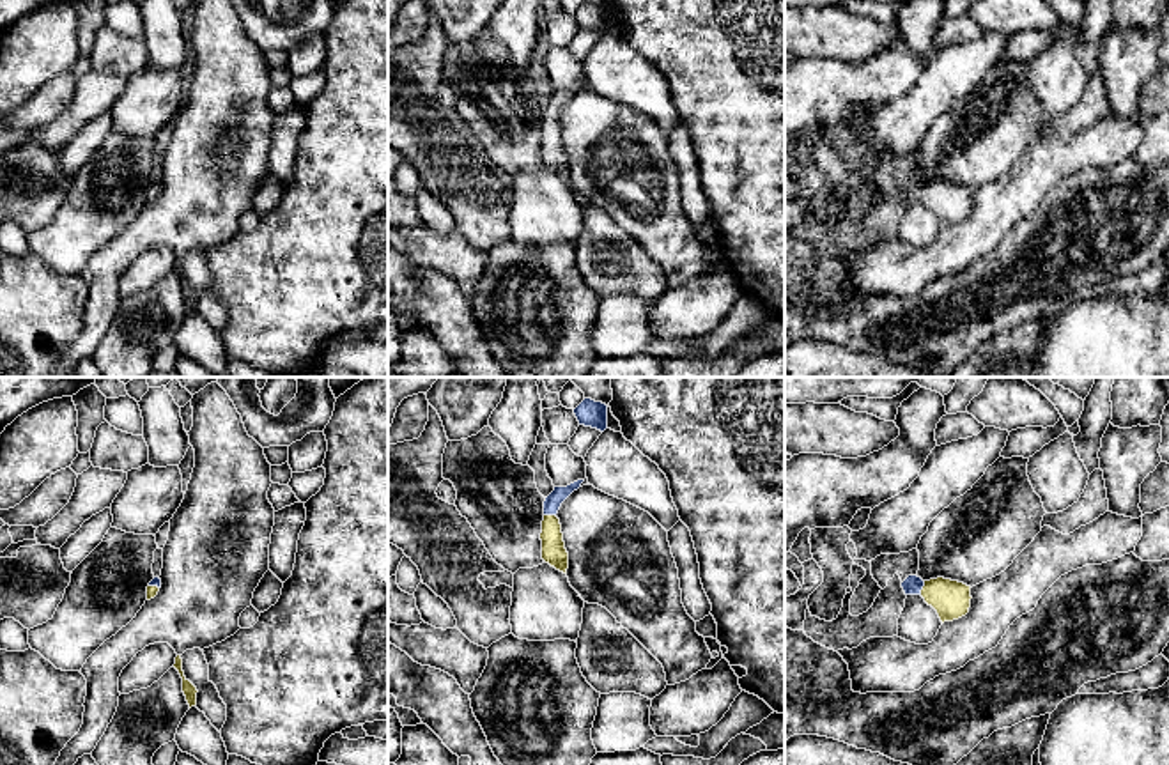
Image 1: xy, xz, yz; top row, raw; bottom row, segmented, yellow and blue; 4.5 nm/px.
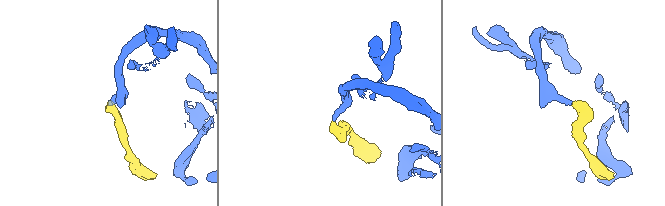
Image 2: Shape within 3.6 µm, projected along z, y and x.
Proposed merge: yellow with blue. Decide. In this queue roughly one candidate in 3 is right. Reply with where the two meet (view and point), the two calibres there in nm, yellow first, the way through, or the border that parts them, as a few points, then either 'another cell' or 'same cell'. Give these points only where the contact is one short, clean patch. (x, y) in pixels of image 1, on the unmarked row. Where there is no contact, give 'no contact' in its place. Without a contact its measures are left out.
contact yz (923, 192); calibres 170 and 90 nm; way yz (952, 202), (923, 192), (913, 188); same cell

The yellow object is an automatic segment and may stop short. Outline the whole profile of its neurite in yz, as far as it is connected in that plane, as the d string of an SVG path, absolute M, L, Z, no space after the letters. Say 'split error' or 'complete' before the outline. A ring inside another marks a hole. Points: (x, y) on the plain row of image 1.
split error; M909 179L902 191L905 198L921 198L937 214L942 227L965 220L971 211L971 189L958 184L944 181L923 184Z

